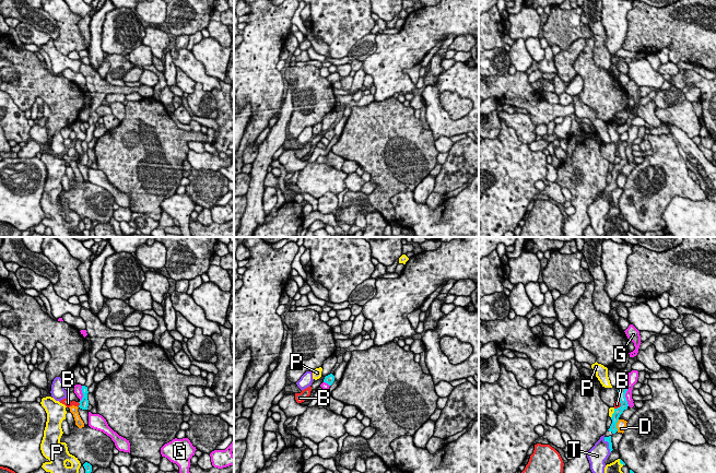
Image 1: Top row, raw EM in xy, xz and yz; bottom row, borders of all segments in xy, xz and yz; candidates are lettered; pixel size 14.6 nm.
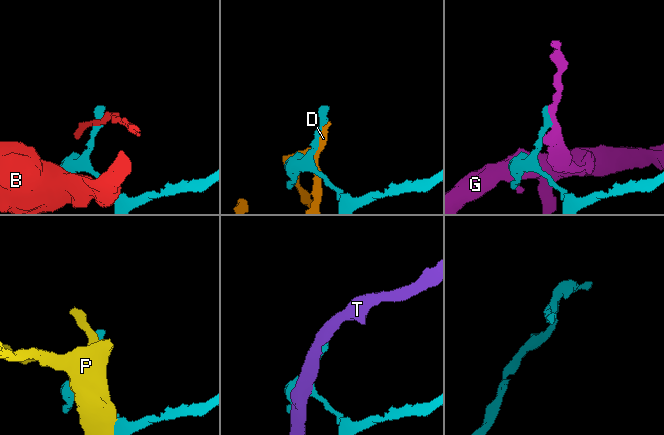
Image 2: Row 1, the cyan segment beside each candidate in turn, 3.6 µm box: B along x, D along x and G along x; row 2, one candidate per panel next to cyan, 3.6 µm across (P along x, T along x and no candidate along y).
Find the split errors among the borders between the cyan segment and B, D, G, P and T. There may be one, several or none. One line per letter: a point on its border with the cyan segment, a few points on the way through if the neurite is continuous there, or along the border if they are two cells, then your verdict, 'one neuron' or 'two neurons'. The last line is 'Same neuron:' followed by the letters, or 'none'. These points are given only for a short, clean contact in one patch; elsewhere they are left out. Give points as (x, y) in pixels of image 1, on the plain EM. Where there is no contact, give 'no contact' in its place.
B: meets cyan in xy at (80, 160); border along xy (78, 157), (79, 162); two neurons
D: meets cyan in yz at (615, 180); two neurons
G: meets cyan in yz at (624, 151); border along yz (625, 141), (625, 155), (629, 161); two neurons
P: meets cyan in yz at (613, 168); two neurons
T: meets cyan in yz at (609, 200); two neurons
Same neuron: none

